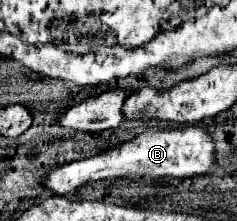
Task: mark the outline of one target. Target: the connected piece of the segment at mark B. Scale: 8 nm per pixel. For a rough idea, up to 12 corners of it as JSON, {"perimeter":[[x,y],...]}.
{"perimeter":[[200,126],[144,132],[40,178],[64,196],[106,178],[190,178],[214,166]]}

